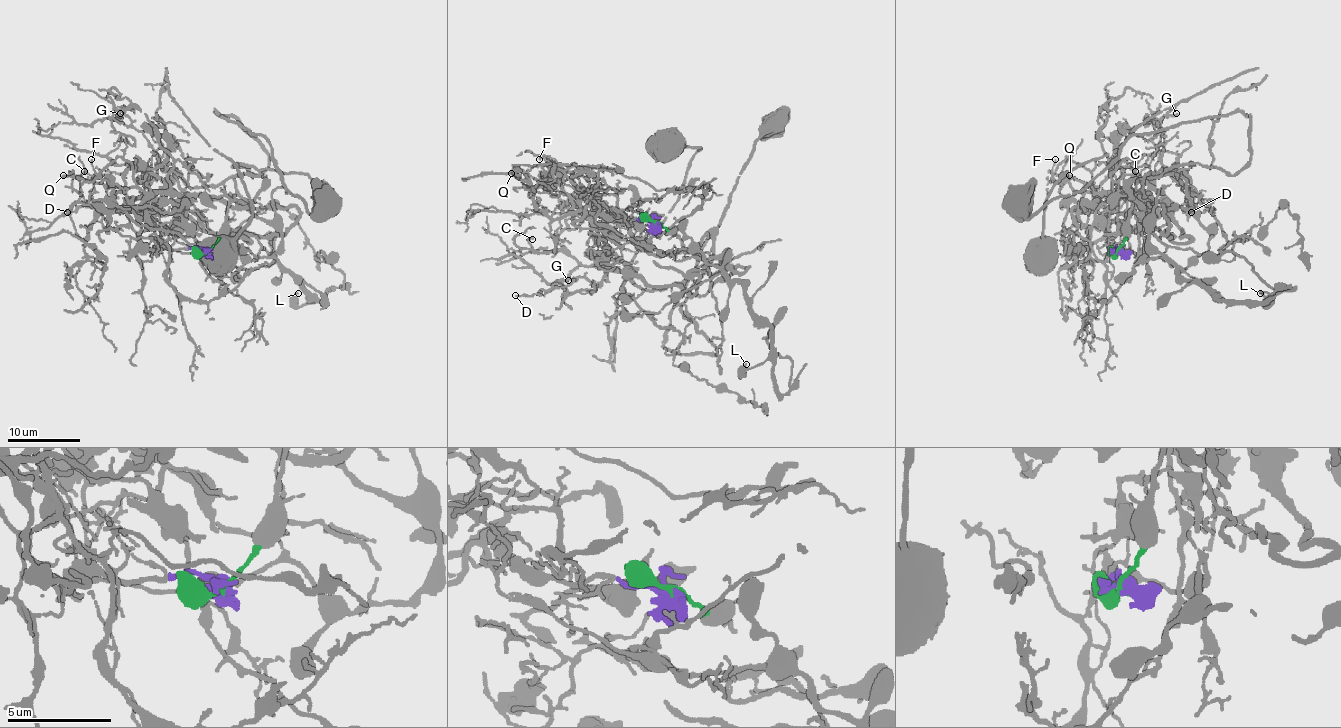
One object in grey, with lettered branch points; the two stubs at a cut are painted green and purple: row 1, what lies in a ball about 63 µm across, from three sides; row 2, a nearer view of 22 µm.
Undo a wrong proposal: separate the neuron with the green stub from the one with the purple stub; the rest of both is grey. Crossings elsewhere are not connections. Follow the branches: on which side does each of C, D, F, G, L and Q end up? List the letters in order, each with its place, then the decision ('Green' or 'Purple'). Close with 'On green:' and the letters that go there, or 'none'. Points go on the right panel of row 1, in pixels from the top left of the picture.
C: Place: (1135, 171). Purple
D: Place: (1191, 212). Purple
F: Place: (1055, 159). Purple
G: Place: (1176, 113). Purple
L: Place: (1260, 293). Green
Q: Place: (1069, 175). Purple
On green: L

